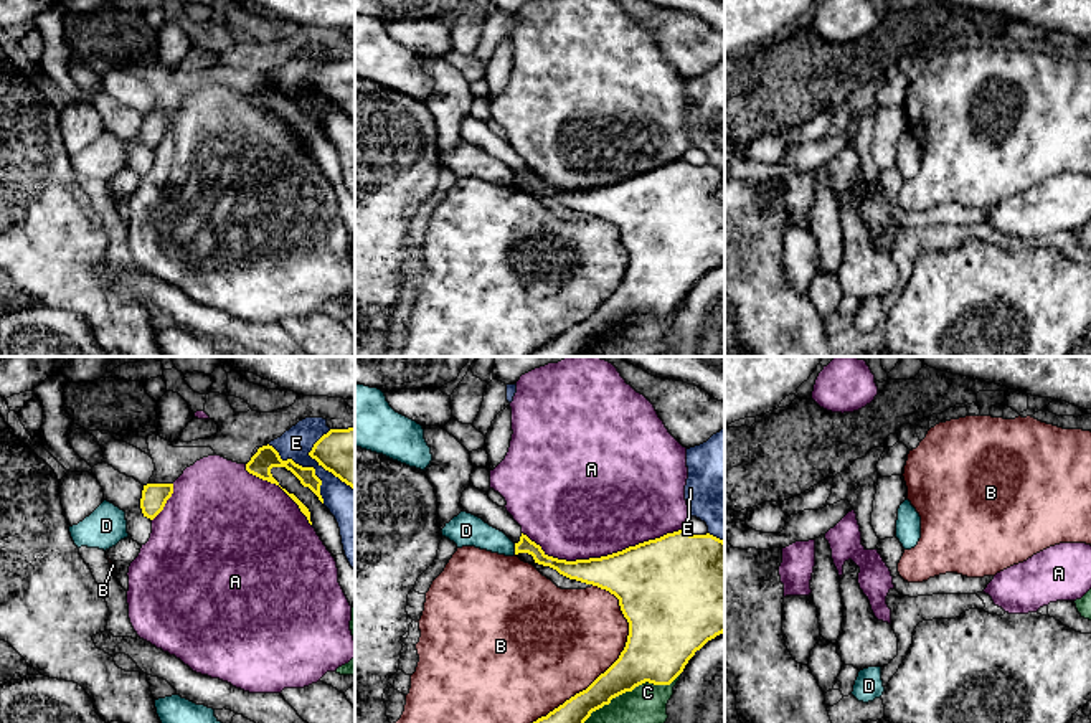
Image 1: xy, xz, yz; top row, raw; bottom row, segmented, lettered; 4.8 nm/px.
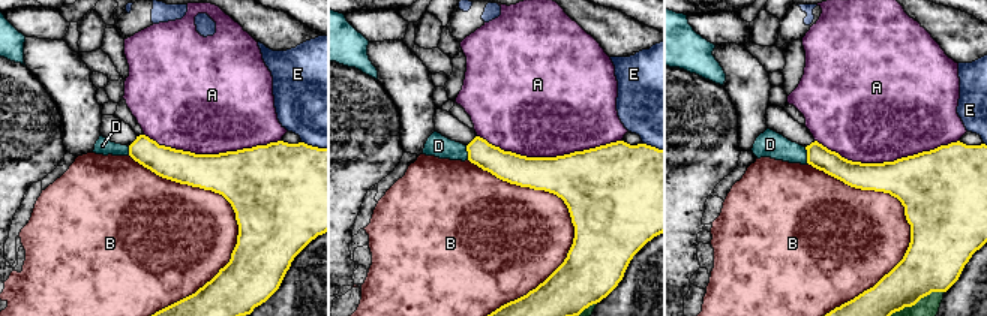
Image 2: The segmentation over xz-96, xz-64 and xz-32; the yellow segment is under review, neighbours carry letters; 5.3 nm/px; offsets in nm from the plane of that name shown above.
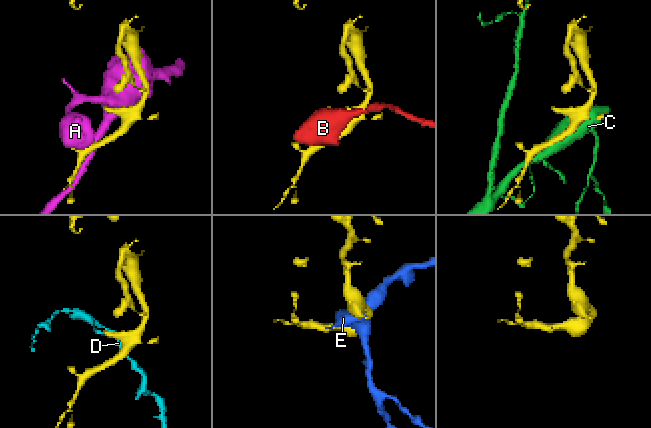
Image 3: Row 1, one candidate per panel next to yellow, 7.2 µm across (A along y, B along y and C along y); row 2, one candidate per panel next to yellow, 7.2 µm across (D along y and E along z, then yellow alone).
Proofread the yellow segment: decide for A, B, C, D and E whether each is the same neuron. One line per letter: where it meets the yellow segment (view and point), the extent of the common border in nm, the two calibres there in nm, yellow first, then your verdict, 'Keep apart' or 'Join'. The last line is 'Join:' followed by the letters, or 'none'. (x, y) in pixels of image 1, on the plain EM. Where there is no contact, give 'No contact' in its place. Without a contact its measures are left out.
A: Touches yellow at xz (601, 187). Shared border 800 nm. Thickness 340 nm (yellow) against 500 nm. Keep apart
B: Touches yellow at xz (608, 299). Shared border 750 nm. Thickness 300 nm (yellow) against 480 nm. Keep apart
C: Touches yellow at xz (629, 321). Shared border 550 nm. Thickness 320 nm (yellow) against 300 nm. Keep apart
D: Touches yellow at xz (515, 179). Shared border 60 nm. Thickness 80 nm (yellow) against 160 nm. Keep apart
E: Touches yellow at xy (307, 98). Shared border 400 nm. Thickness 120 nm (yellow) against 160 nm. Keep apart
Join: none

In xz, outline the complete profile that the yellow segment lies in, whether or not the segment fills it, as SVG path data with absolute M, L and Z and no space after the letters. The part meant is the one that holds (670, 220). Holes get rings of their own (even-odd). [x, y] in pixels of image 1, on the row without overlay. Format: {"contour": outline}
{"contour": "M678 160L607 187L576 191L548 187L522 163L515 173L515 185L518 183L531 185L535 193L569 210L609 221L619 229L629 253L627 272L619 289L586 320L528 357L584 357L593 342L645 312L670 315L697 281L725 262L725 172L710 163L690 165Z"}

